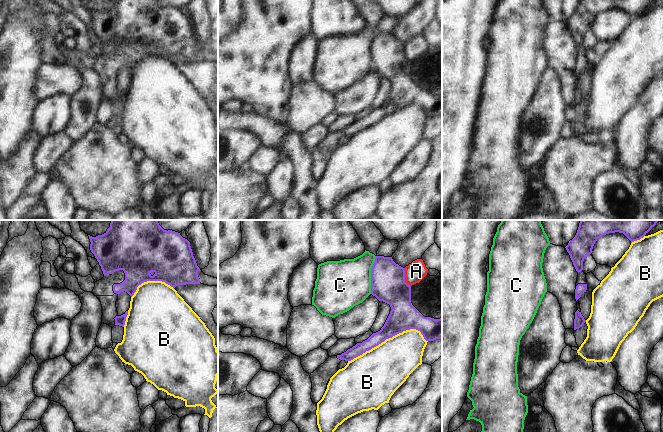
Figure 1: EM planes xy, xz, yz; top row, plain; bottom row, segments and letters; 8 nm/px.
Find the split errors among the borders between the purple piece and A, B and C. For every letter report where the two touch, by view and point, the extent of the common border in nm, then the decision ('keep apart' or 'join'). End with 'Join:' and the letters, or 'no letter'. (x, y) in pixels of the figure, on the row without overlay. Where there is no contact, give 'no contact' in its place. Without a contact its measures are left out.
A: contact xz (404, 53); length 160 nm; keep apart
B: contact xz (388, 114); length 650 nm; keep apart
C: contact xz (371, 51); length 300 nm; keep apart
Join: no letter

